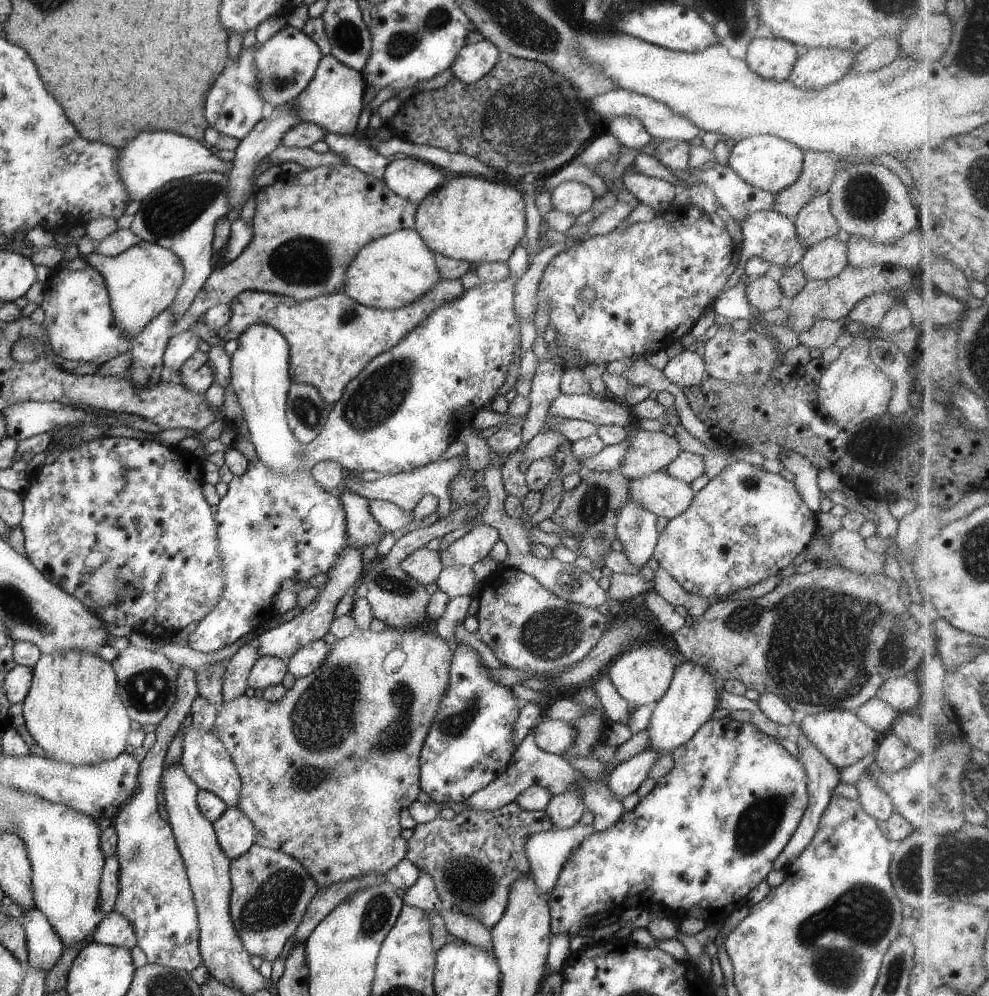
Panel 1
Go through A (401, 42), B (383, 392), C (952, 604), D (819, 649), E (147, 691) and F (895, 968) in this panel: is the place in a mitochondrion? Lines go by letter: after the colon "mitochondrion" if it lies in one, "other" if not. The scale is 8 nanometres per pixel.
A: mitochondrion
B: mitochondrion
C: other
D: mitochondrion
E: mitochondrion
F: mitochondrion

